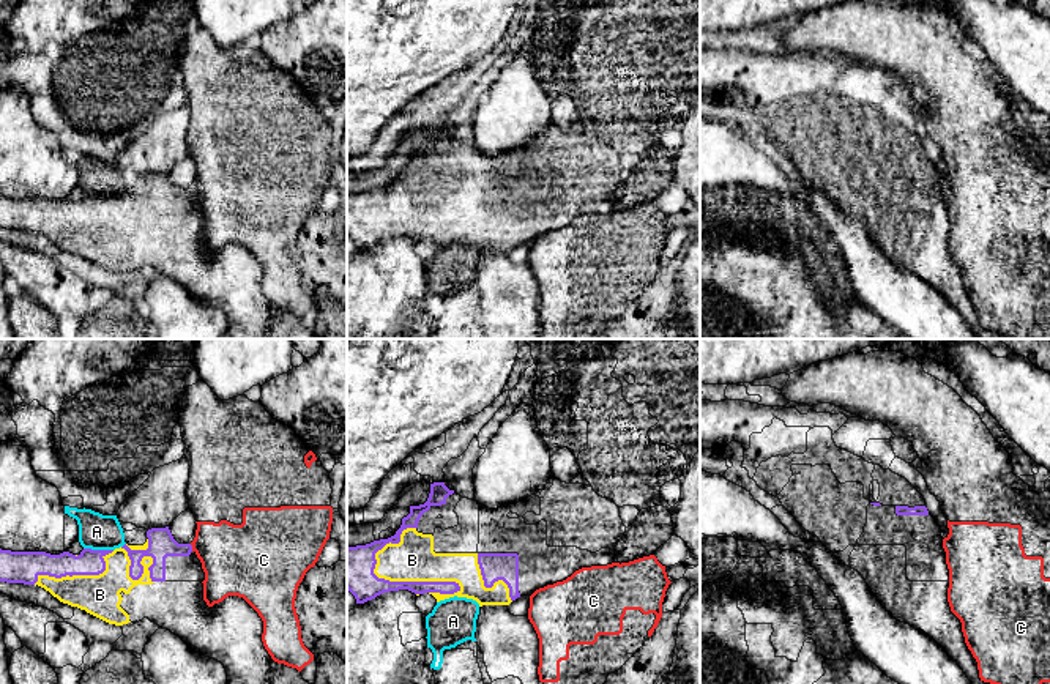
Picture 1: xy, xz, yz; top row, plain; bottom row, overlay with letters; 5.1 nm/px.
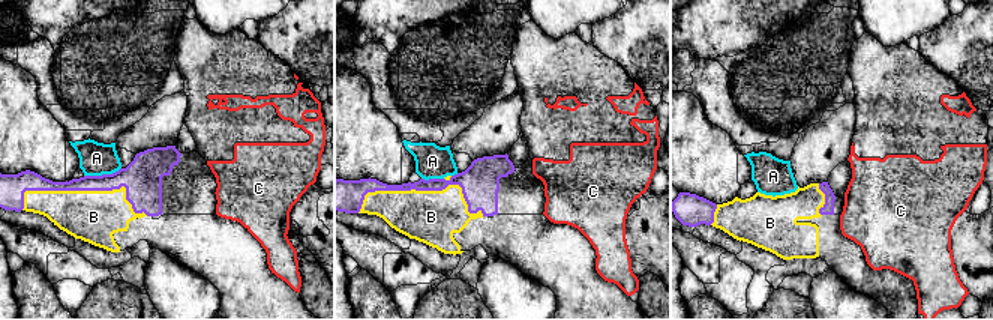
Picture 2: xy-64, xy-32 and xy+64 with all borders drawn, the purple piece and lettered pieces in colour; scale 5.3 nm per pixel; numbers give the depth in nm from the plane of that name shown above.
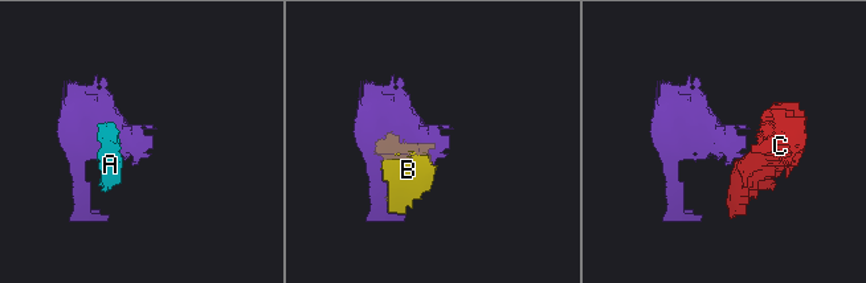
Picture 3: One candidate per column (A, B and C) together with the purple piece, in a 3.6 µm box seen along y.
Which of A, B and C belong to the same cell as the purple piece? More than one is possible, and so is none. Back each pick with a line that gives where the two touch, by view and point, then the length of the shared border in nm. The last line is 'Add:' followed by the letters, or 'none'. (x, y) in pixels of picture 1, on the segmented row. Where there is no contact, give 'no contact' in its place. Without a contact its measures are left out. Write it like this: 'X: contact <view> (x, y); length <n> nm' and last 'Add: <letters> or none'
B: contact xz (409, 582); length 480 nm
Add: B

